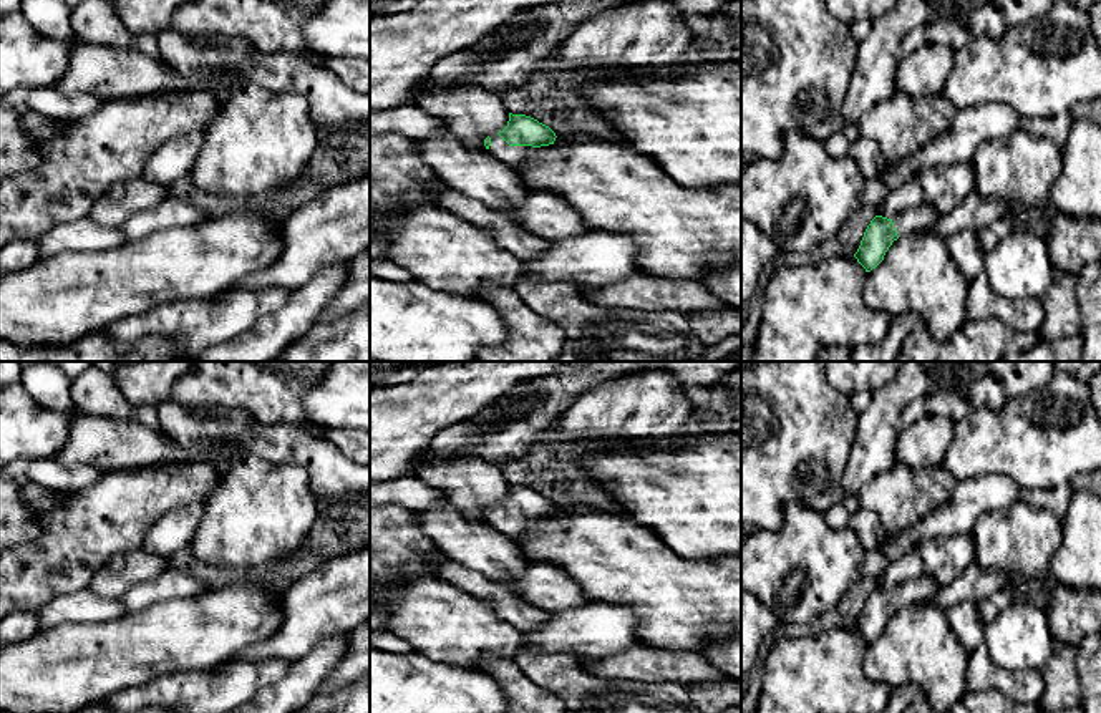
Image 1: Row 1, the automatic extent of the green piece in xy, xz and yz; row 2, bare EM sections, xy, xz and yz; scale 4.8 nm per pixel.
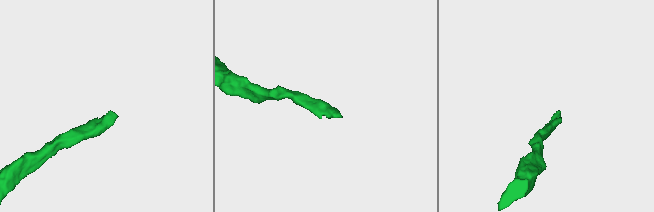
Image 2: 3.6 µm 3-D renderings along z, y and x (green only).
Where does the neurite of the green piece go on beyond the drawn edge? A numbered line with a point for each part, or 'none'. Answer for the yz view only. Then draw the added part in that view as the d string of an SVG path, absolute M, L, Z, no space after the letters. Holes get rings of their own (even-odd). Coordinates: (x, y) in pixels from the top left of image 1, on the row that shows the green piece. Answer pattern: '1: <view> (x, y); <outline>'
1: yz (914, 219); M920 206L902 211L900 214L894 216L892 222L897 230L899 237L925 230L932 226L940 214L934 207Z

